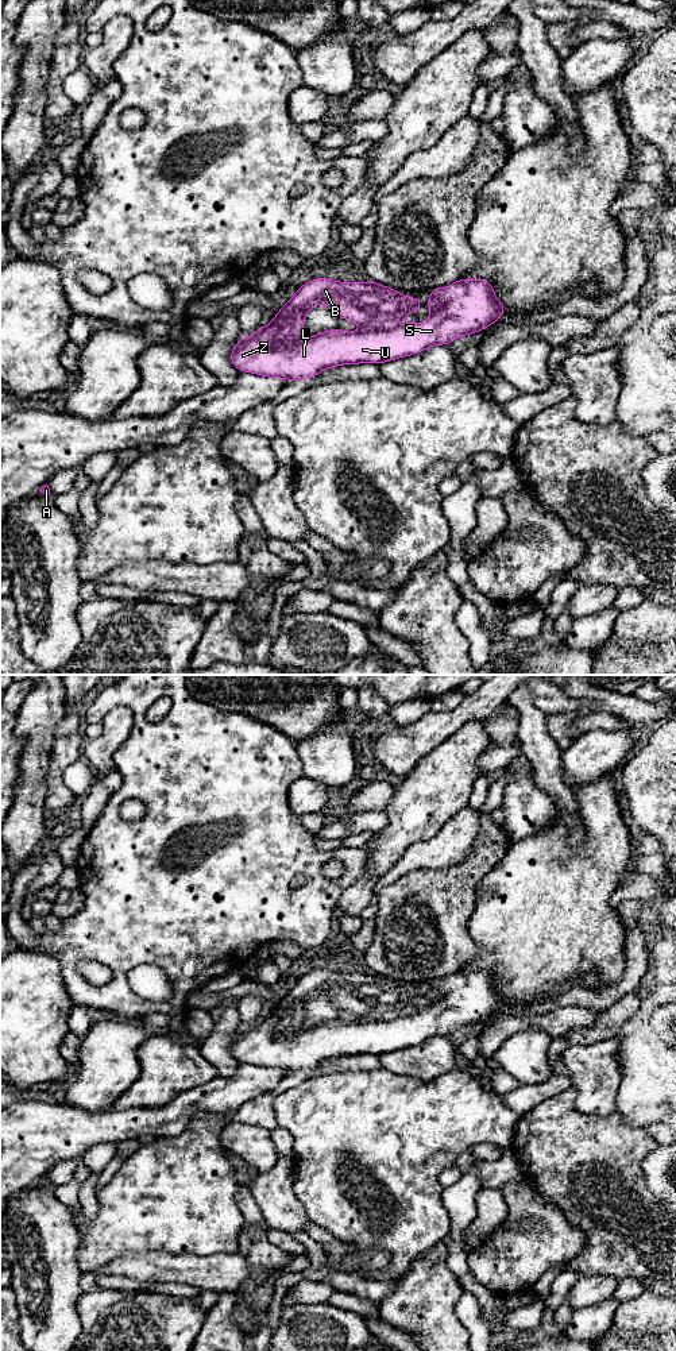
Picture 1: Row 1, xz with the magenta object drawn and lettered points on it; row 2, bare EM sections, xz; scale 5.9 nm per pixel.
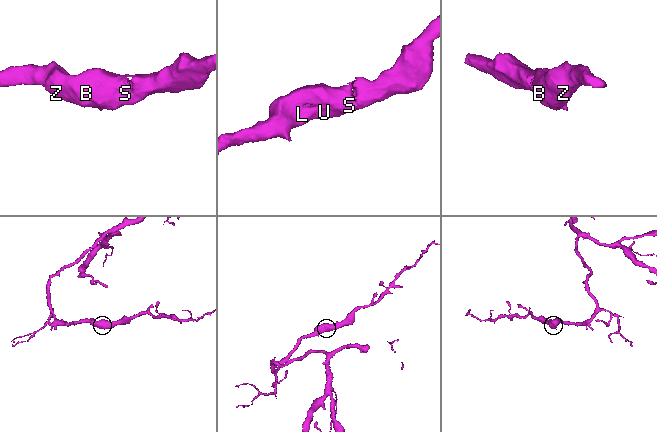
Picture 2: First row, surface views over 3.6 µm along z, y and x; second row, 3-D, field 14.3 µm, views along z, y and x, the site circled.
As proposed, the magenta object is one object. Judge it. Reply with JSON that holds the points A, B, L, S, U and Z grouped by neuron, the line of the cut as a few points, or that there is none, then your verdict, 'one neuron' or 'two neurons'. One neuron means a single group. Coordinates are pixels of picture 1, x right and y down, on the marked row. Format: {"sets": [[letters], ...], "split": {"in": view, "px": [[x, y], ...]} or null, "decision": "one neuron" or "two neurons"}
{"sets": [["A", "B", "L", "S", "U", "Z"]], "split": null, "decision": "one neuron"}

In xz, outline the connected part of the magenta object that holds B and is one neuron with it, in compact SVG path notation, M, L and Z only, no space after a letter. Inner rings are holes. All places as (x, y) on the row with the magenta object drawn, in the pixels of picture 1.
M314 278L297 287L295 294L286 305L277 310L277 316L269 325L262 325L254 335L240 337L229 354L231 363L239 373L258 374L266 378L282 378L289 382L297 379L308 379L317 377L322 370L329 367L340 367L343 364L360 364L391 362L403 356L413 356L417 352L425 351L433 346L451 344L453 340L487 329L498 321L507 309L498 301L492 283L487 279L459 279L447 289L429 290L429 321L413 323L405 325L402 317L406 313L416 313L422 305L417 297L405 297L397 289L386 287L378 282L340 282L328 278ZM320 302L327 302L331 312L337 319L347 319L360 324L363 328L358 332L344 332L340 328L320 332L309 339L302 339L301 333L305 327L305 314Z

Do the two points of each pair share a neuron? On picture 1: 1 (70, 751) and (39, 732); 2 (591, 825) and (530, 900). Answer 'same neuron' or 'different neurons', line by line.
1: different neurons
2: same neuron

